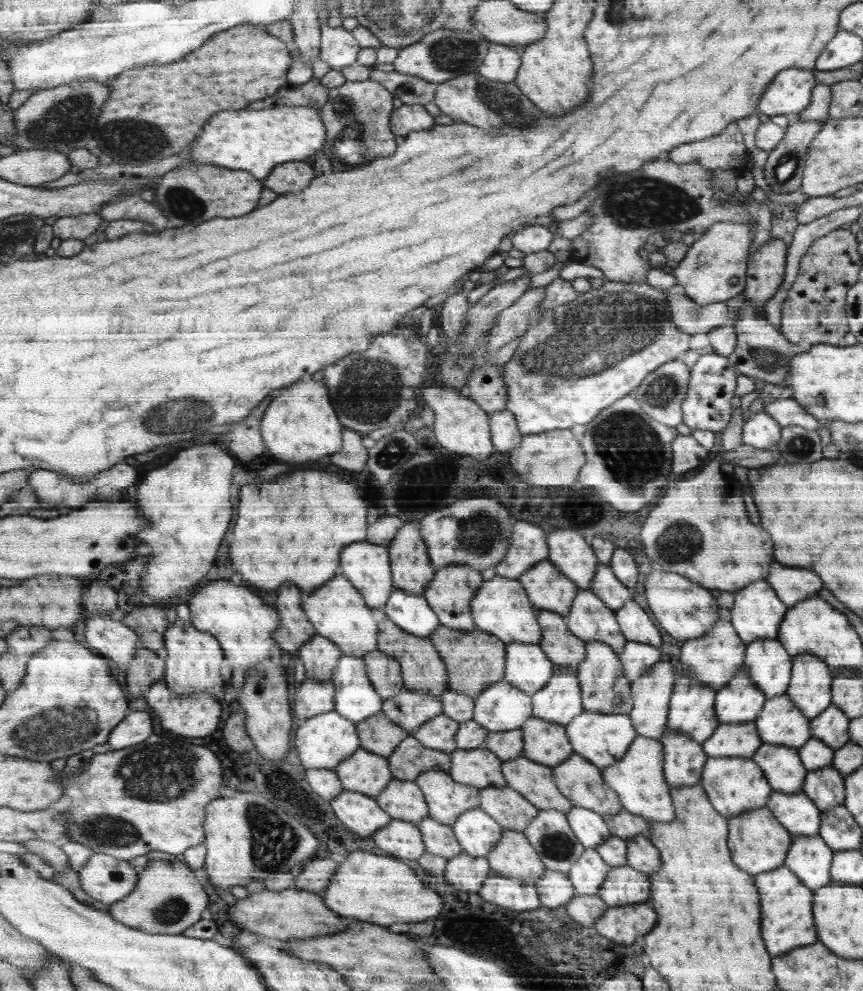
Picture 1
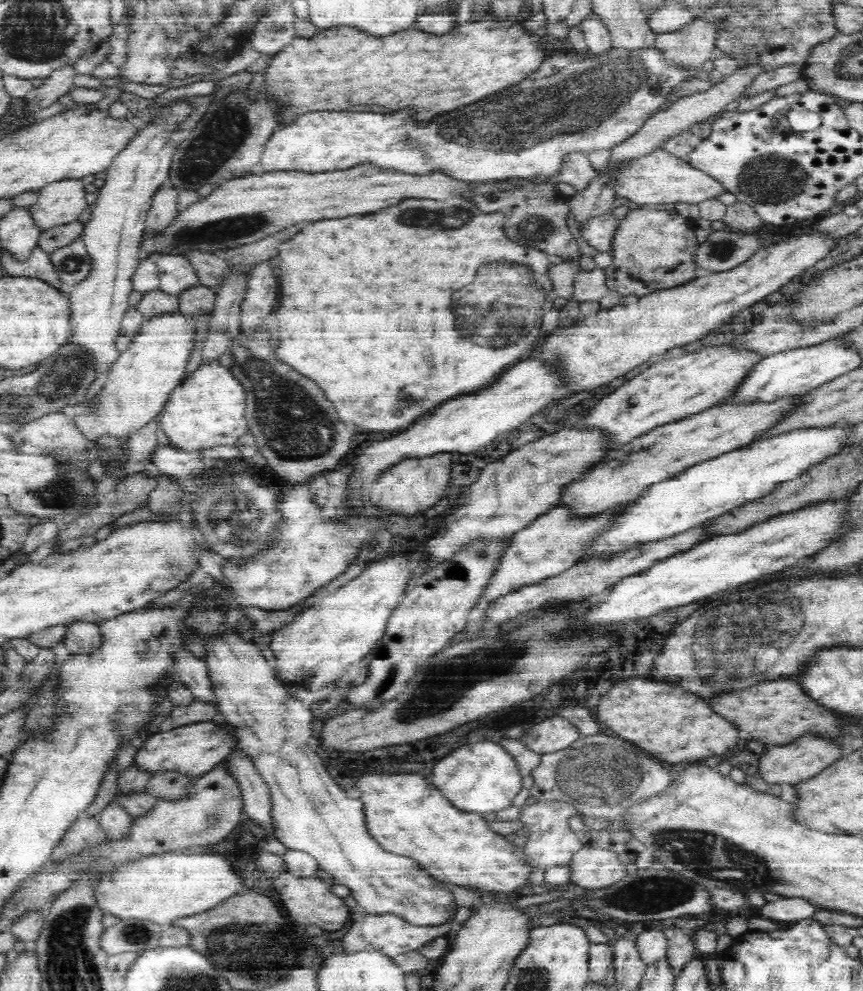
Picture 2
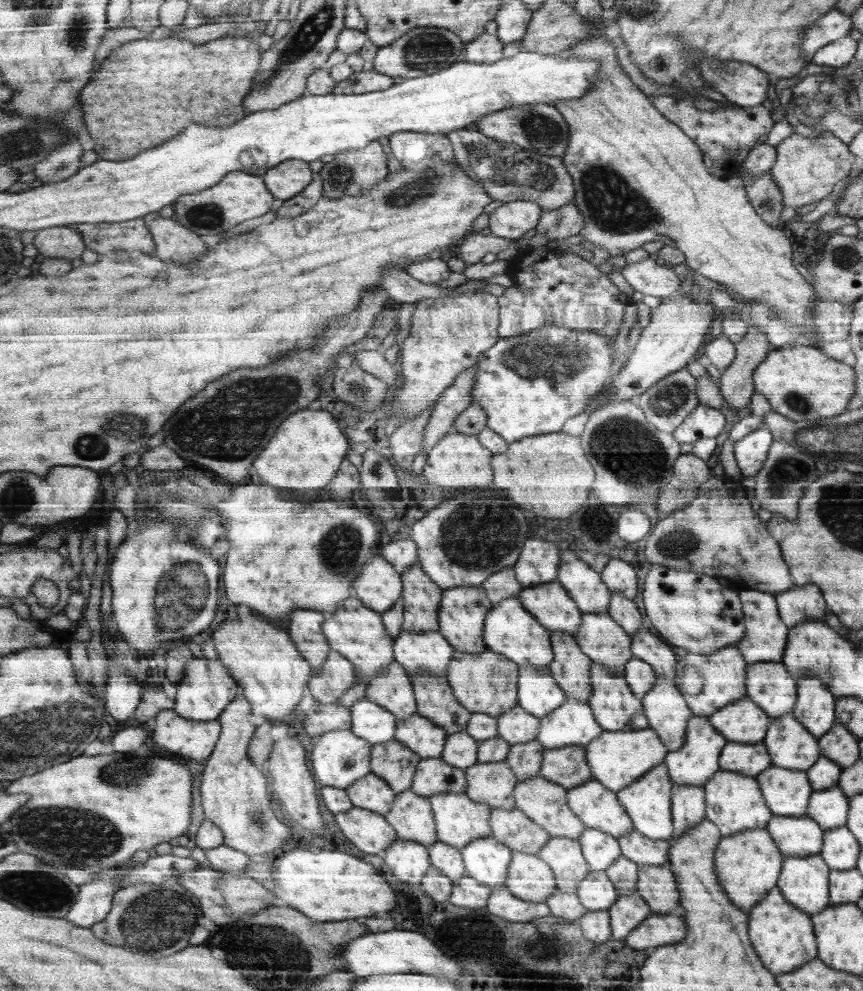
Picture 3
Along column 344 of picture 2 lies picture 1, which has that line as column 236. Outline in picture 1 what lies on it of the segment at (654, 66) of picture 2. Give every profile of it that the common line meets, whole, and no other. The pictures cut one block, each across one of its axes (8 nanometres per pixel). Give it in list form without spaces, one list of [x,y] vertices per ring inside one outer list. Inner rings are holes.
[[[276,106],[266,110],[228,110],[224,114],[216,114],[212,122],[206,126],[204,134],[196,142],[194,154],[184,165],[204,163],[218,165],[229,169],[245,170],[256,174],[256,178],[266,178],[276,164],[290,161],[303,161],[306,156],[314,154],[326,142],[326,129],[320,119],[320,109],[307,106]]]

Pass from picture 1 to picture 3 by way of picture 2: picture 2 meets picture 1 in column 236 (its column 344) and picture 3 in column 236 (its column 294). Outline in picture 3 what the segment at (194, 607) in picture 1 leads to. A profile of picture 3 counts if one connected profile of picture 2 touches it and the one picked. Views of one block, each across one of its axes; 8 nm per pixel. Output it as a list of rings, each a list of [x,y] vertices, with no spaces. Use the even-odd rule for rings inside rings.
[[[248,616],[244,620],[236,618],[224,622],[222,630],[217,630],[213,639],[221,661],[232,670],[244,696],[252,702],[252,714],[257,714],[258,720],[263,716],[277,722],[288,720],[286,716],[300,702],[306,682],[314,673],[311,663],[300,654],[295,643],[288,640],[288,634],[260,618]]]

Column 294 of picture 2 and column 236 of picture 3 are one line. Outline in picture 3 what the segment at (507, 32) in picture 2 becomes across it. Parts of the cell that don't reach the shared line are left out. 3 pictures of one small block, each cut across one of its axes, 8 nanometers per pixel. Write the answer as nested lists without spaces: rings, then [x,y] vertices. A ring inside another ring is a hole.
[[[169,36],[165,39],[143,39],[132,42],[124,50],[116,52],[116,58],[108,60],[108,68],[96,78],[84,92],[82,104],[88,118],[90,132],[98,142],[96,152],[110,160],[128,160],[138,154],[164,144],[166,140],[182,134],[188,126],[196,124],[224,124],[244,118],[242,100],[249,96],[252,80],[260,68],[260,48],[254,39],[224,37],[208,42],[194,44],[190,40]]]

